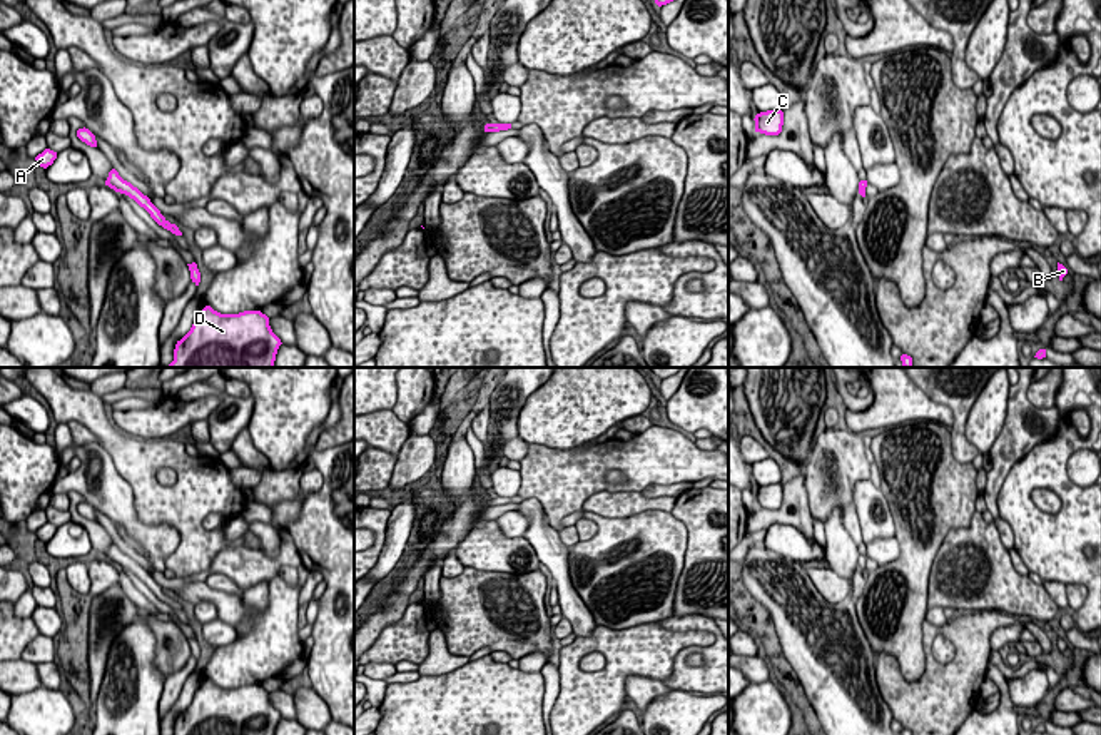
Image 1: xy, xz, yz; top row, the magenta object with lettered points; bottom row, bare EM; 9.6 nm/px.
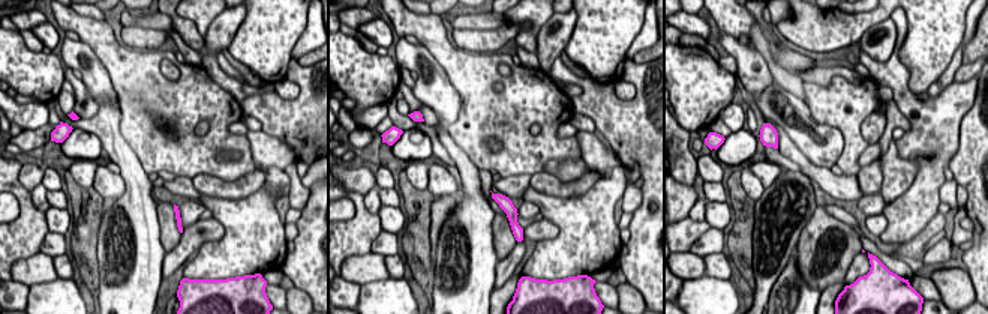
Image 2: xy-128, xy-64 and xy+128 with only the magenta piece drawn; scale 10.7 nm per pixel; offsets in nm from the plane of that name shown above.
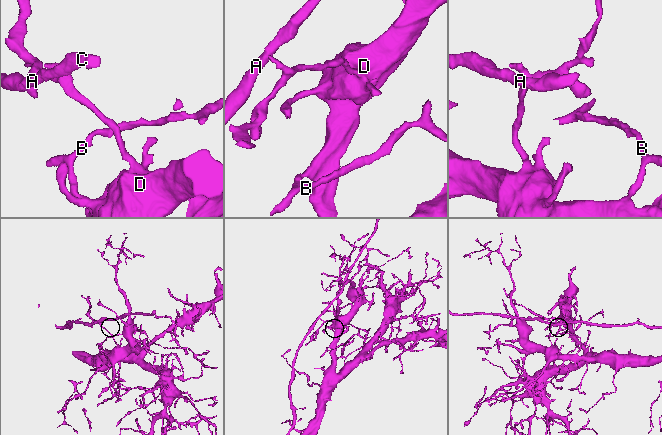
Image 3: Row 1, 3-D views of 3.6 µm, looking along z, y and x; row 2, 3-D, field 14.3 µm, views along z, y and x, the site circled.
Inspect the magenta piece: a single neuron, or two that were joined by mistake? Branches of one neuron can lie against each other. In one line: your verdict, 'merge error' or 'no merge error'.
merge error

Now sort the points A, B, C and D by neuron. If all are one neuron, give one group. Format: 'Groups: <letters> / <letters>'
Groups: A C / B D

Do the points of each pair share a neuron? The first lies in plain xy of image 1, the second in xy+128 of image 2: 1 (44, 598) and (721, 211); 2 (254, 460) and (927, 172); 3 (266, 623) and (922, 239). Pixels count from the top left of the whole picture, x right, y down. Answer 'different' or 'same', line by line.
1: different
2: same
3: same

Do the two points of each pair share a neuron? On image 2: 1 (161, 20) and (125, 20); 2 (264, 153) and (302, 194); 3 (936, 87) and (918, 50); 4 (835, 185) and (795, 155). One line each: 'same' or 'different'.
1: same
2: same
3: different
4: same

